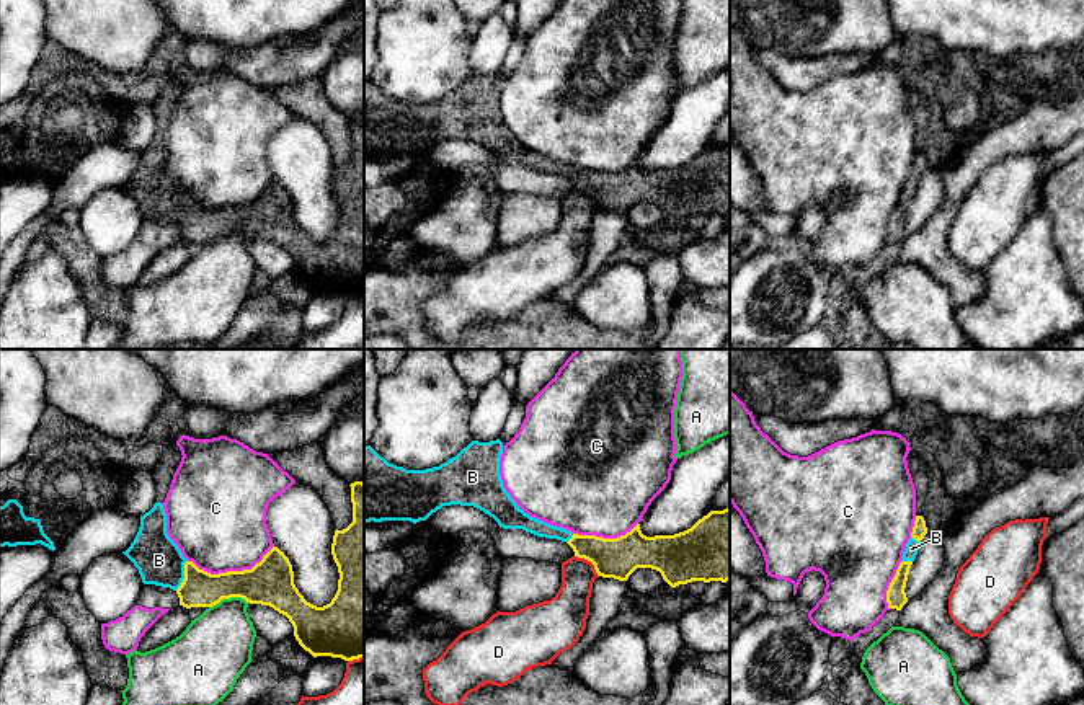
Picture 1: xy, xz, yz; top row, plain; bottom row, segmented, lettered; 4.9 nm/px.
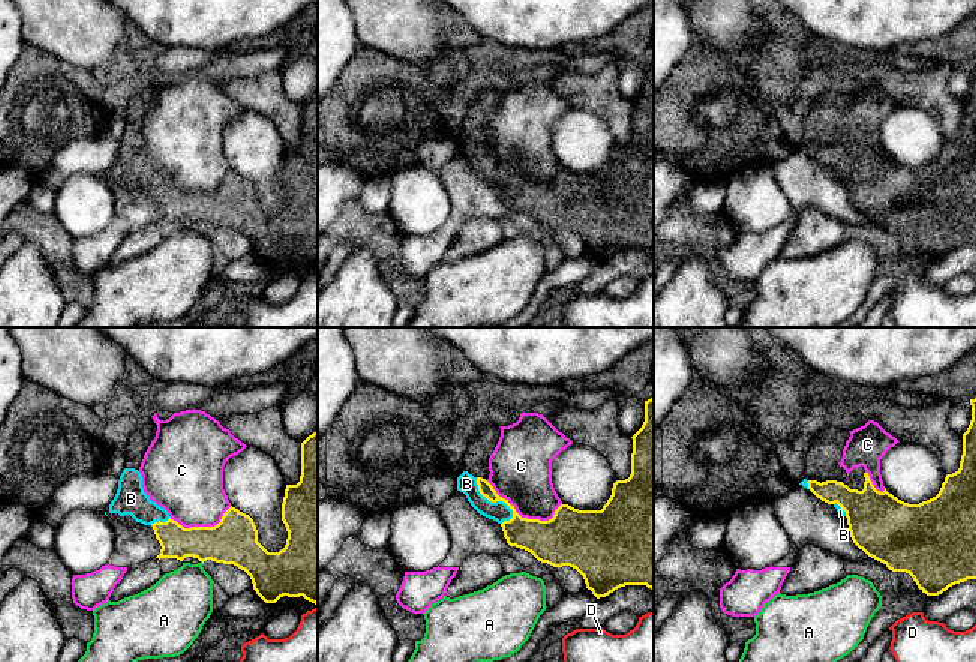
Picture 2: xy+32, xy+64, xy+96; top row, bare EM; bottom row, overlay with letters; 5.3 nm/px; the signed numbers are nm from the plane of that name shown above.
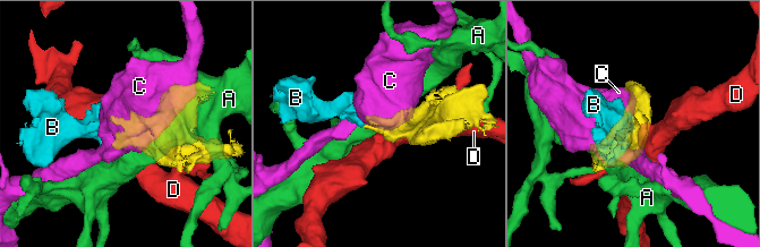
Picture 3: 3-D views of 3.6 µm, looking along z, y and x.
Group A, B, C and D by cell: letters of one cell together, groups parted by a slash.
A / B / C / D

